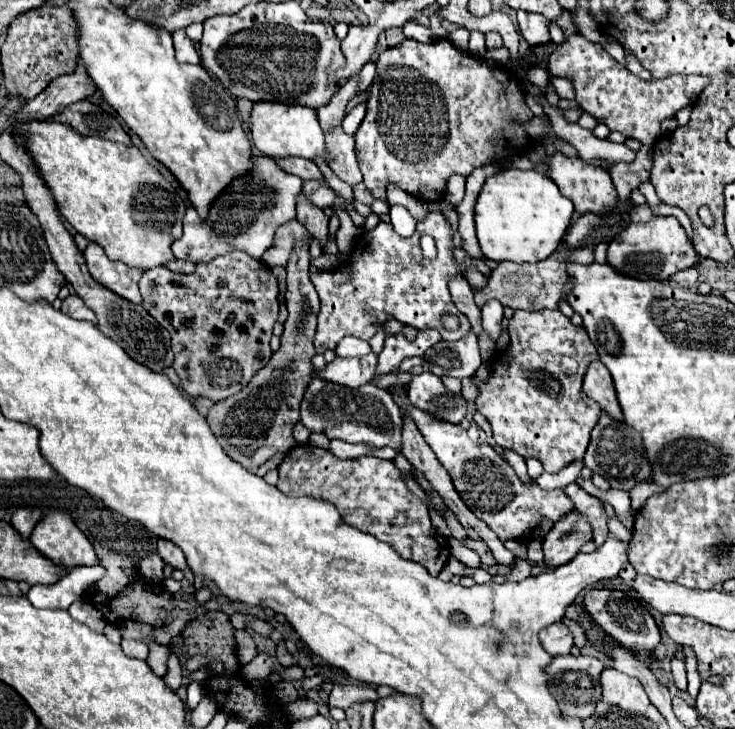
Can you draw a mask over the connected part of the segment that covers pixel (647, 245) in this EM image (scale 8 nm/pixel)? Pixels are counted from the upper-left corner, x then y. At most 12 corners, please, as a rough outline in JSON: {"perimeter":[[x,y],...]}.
{"perimeter":[[675,217],[629,223],[607,263],[663,281],[699,255]]}

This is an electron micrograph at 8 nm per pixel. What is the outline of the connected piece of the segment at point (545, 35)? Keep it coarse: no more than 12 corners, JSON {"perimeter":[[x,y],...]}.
{"perimeter":[[517,11],[521,37],[529,45],[551,41],[551,21]]}

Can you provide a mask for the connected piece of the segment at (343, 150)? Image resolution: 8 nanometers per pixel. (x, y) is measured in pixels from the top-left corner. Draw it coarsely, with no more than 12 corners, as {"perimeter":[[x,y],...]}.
{"perimeter":[[343,127],[325,133],[327,163],[349,185],[363,181],[355,139]]}

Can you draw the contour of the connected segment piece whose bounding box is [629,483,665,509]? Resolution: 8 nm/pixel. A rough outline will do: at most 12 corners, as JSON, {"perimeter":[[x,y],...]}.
{"perimeter":[[641,483],[629,491],[633,509],[641,509],[651,495],[663,493],[657,483]]}

